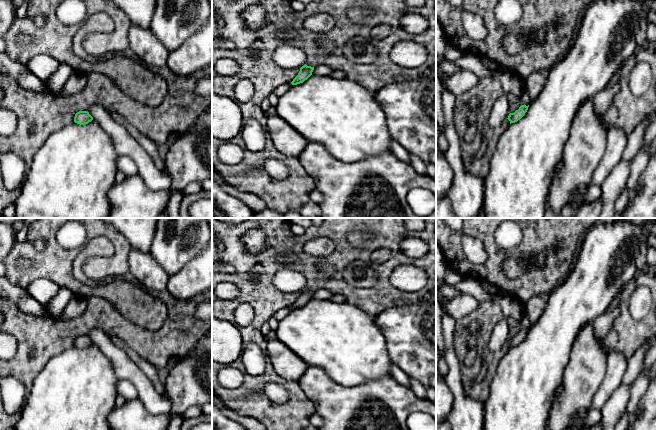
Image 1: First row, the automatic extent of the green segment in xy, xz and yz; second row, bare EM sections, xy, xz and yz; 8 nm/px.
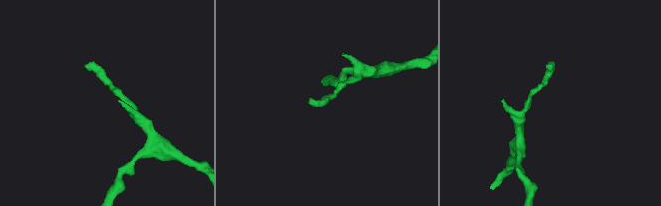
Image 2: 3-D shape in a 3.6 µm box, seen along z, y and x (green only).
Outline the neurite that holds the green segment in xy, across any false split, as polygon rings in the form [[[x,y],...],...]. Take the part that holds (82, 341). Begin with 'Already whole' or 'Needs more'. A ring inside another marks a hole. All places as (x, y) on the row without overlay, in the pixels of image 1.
Already whole. [[[79,335],[75,338],[74,346],[80,349],[88,348],[93,344],[93,341],[88,335]]]

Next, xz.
Already whole. [[[305,288],[304,290],[300,292],[298,299],[293,303],[291,308],[297,309],[297,308],[303,307],[312,299],[313,294],[314,294],[314,291],[307,290]]]

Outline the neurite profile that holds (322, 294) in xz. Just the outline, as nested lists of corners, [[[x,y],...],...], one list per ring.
[[[320,289],[314,292],[312,299],[315,300],[325,300],[331,299],[334,294],[326,289]]]

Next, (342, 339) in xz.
[[[311,299],[279,321],[277,339],[309,367],[320,367],[335,383],[351,387],[391,375],[391,358],[375,317],[347,302]]]

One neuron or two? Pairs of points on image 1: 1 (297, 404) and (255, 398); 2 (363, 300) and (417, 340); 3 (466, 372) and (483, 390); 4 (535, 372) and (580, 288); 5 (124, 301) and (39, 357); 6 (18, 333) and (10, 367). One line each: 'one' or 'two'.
1: one
2: two
3: one
4: one
5: one
6: one

